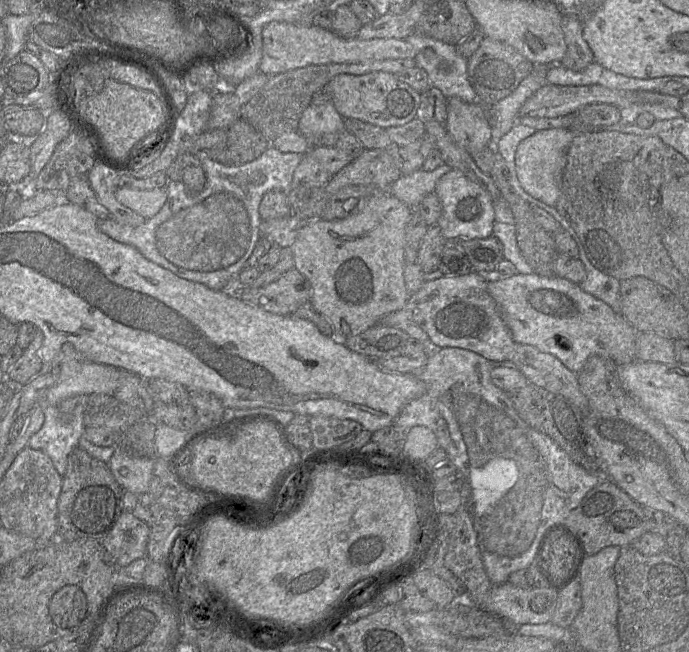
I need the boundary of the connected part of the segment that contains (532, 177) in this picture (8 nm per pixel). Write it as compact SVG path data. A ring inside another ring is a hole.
M549 128L538 130L519 143L515 169L518 181L527 194L555 208L566 164L566 152L575 135L576 133L567 128Z

